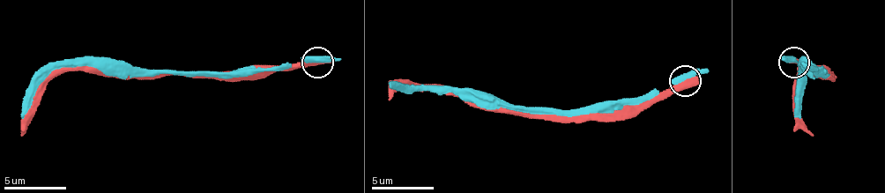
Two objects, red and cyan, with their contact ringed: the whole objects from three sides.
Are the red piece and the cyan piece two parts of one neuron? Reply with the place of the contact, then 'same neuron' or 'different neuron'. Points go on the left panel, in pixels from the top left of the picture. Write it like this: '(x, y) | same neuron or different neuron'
(317, 62) | different neuron

